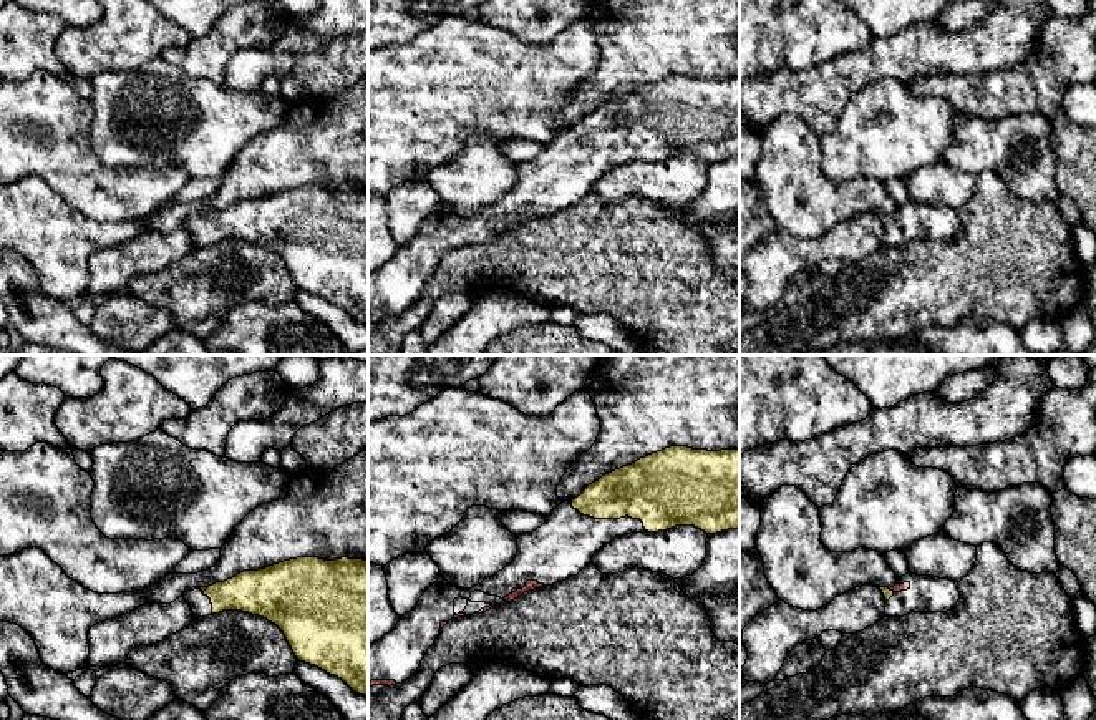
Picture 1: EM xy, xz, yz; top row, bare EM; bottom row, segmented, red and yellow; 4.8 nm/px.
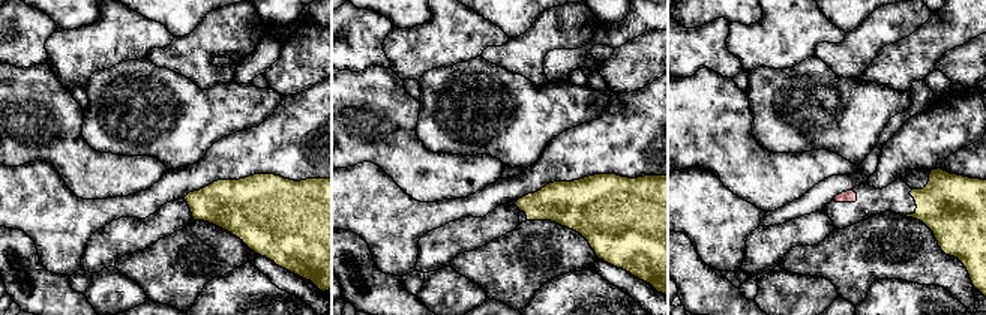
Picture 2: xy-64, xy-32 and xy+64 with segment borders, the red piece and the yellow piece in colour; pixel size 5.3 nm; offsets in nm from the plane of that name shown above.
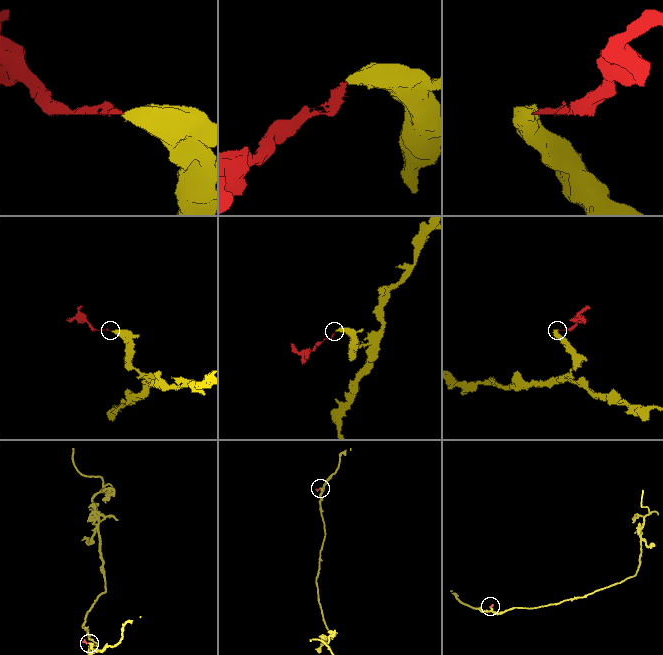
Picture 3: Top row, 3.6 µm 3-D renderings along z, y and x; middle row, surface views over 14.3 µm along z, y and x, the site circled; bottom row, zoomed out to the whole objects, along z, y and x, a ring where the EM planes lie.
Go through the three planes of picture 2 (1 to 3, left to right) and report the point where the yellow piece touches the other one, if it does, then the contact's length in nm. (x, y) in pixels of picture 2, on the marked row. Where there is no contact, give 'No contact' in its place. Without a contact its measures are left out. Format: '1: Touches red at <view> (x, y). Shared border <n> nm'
1: No contact
2: No contact
3: No contact

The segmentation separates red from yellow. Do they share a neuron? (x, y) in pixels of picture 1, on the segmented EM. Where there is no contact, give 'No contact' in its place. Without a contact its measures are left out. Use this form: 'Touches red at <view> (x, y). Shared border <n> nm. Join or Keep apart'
Touches red at xy (204, 589). Shared border 40 nm. Join

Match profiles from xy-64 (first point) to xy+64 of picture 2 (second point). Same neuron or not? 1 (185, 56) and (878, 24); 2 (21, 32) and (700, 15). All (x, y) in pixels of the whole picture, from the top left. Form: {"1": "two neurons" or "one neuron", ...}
{"1": "one neuron", "2": "two neurons"}

